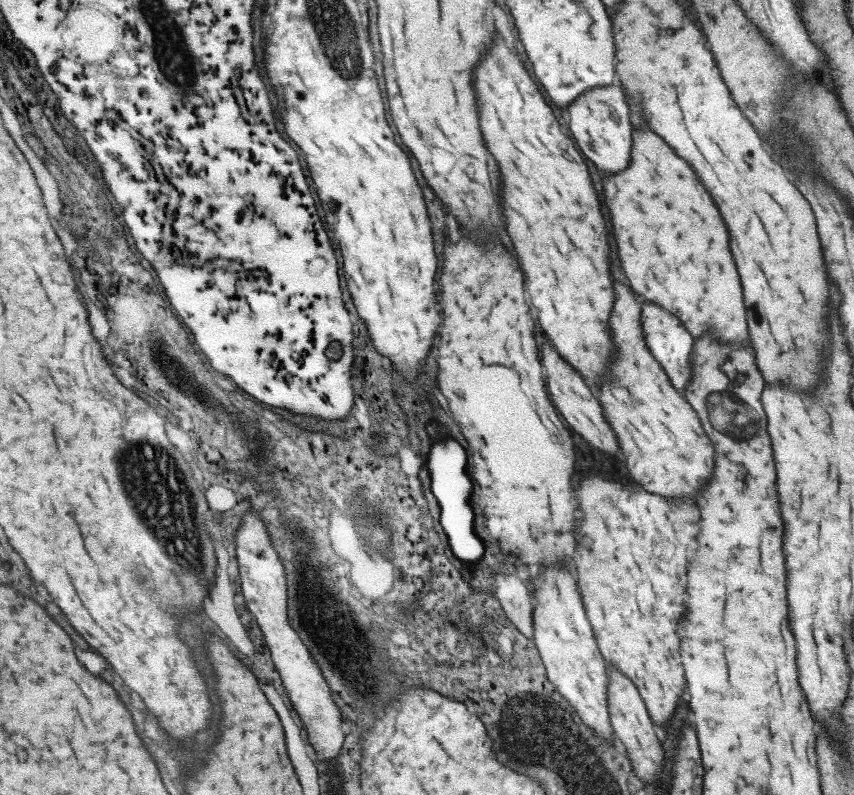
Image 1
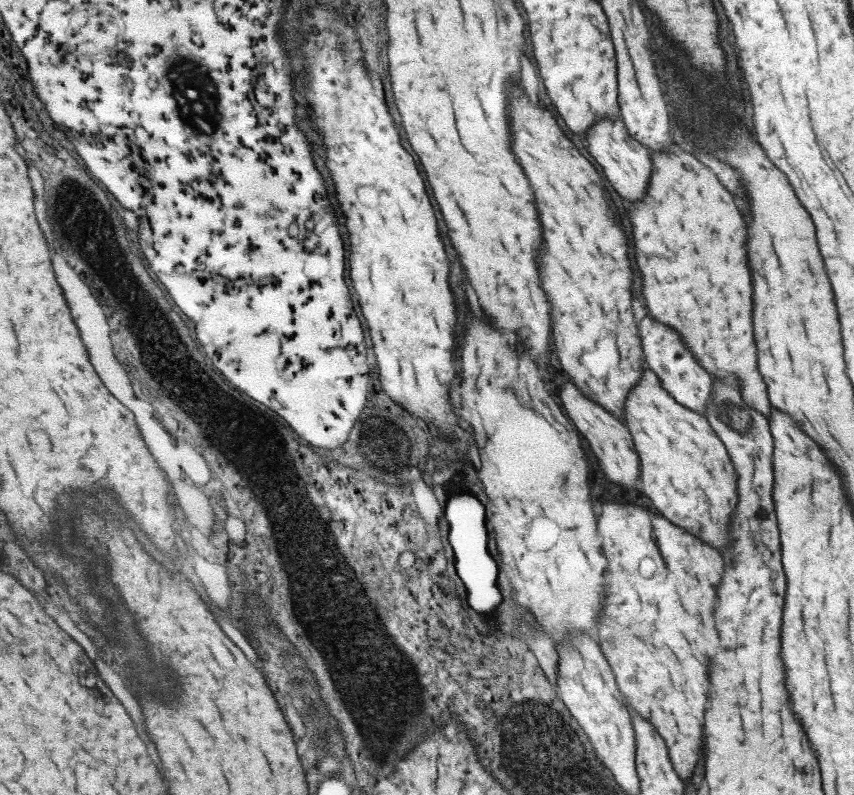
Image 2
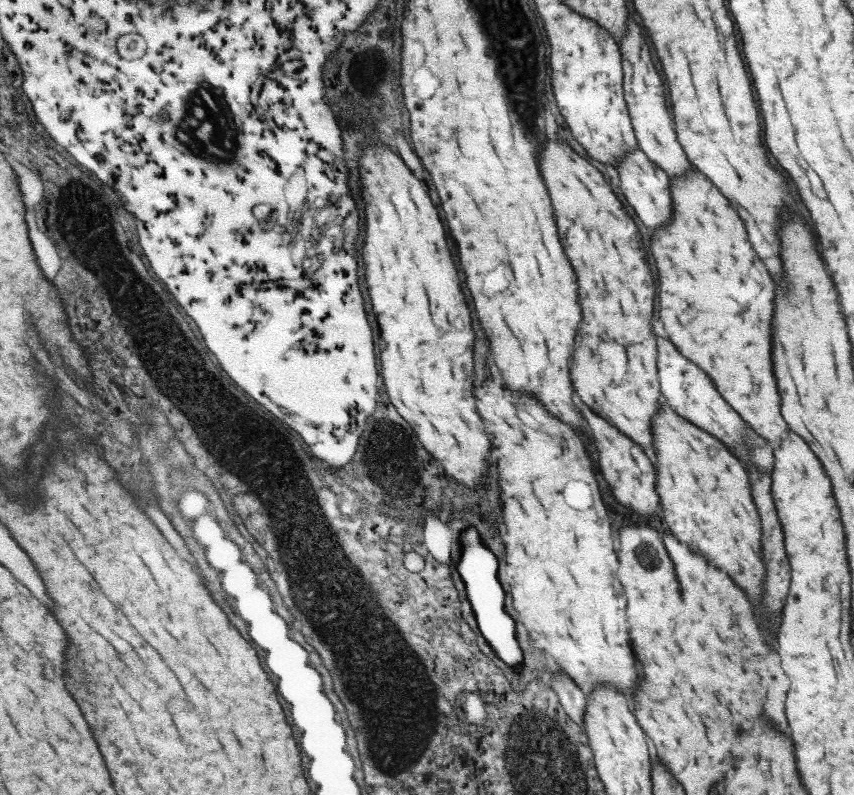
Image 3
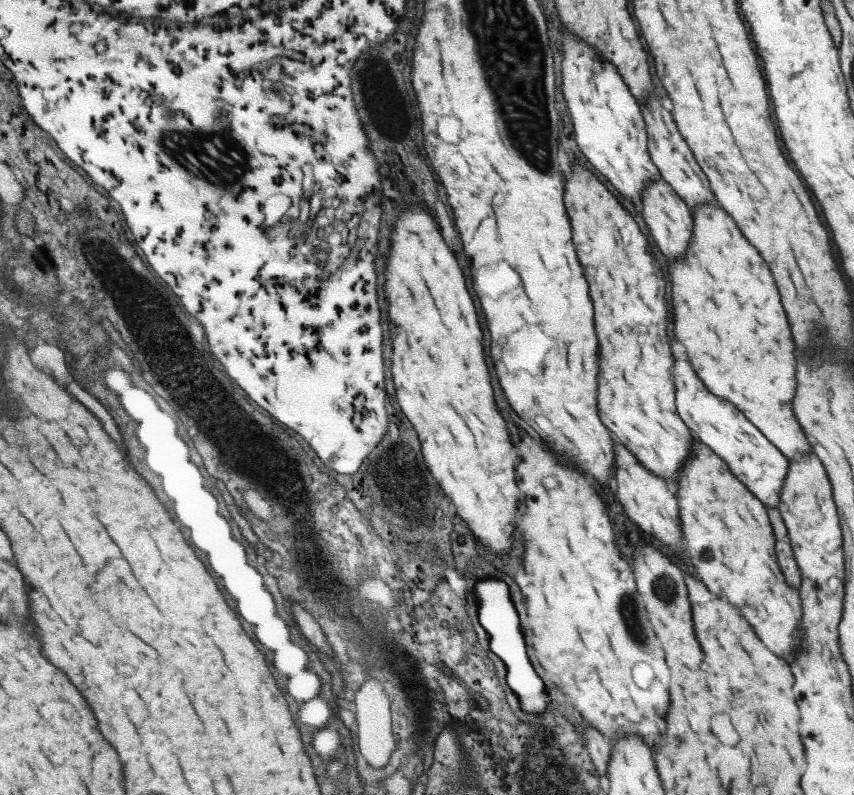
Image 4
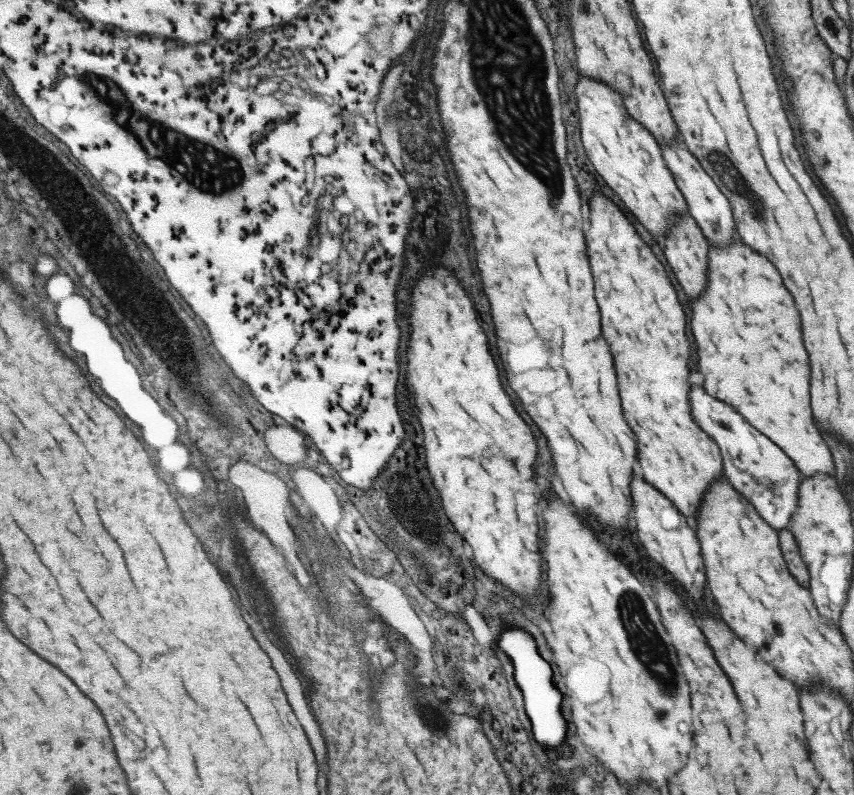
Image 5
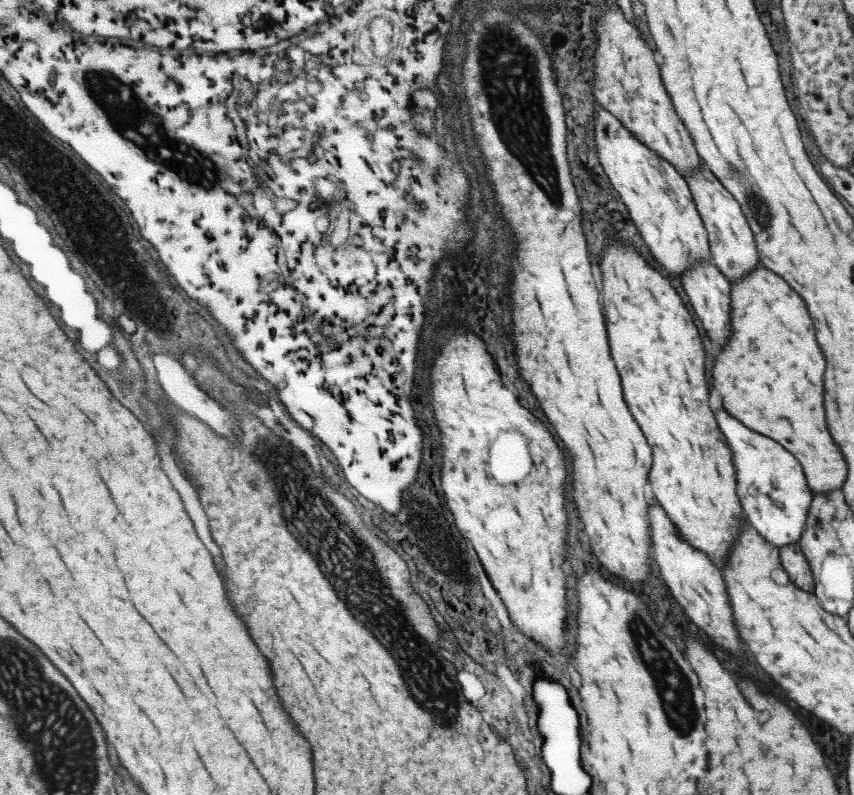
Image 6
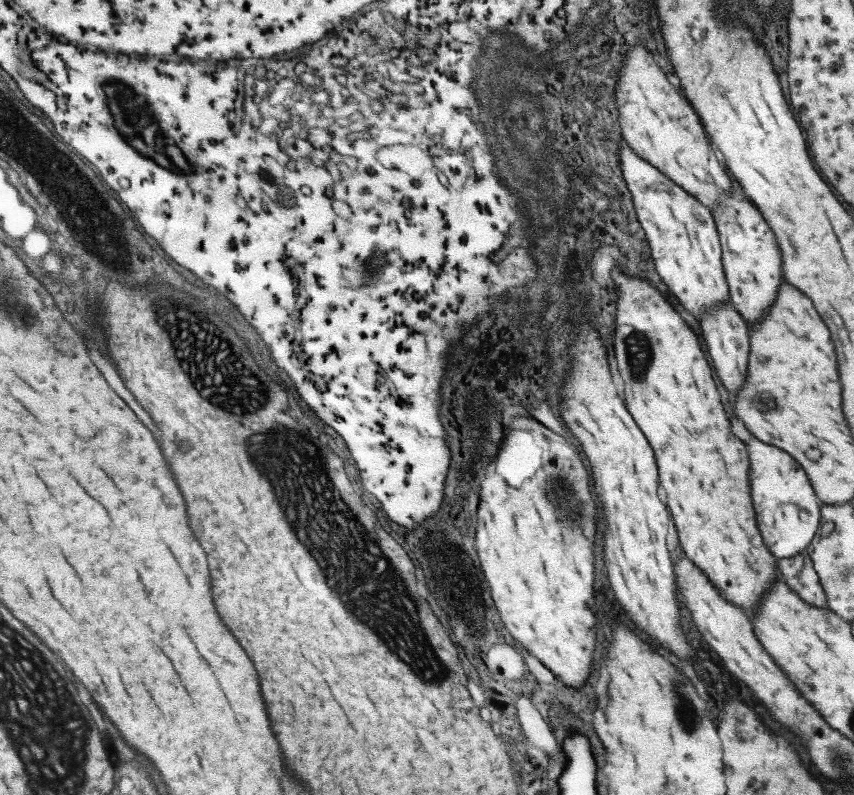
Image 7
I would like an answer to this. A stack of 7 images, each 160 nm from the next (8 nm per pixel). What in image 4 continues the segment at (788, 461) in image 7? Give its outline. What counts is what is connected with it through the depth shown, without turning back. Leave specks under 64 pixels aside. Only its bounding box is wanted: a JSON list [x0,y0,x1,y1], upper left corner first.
[670,358,788,508]

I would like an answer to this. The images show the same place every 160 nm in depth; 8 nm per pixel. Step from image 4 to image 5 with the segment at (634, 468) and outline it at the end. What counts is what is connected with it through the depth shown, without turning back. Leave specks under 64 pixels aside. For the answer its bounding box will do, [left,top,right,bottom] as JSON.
[630,474,706,602]

